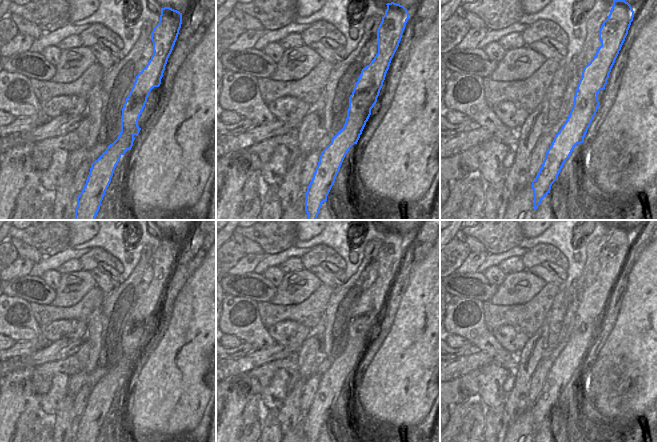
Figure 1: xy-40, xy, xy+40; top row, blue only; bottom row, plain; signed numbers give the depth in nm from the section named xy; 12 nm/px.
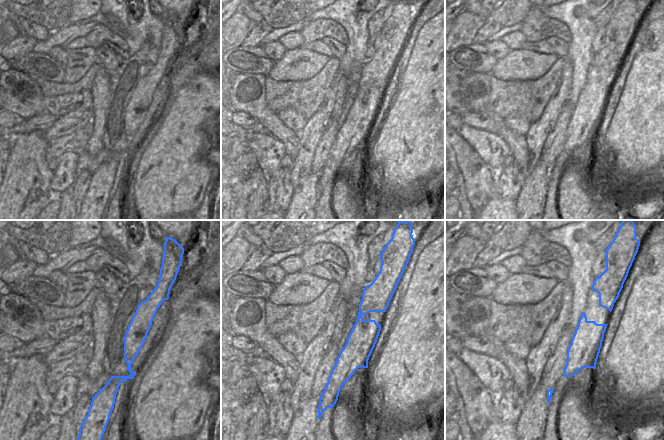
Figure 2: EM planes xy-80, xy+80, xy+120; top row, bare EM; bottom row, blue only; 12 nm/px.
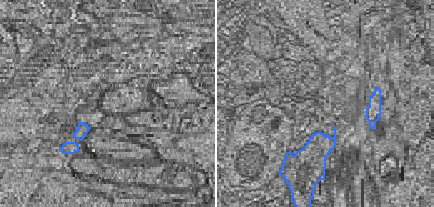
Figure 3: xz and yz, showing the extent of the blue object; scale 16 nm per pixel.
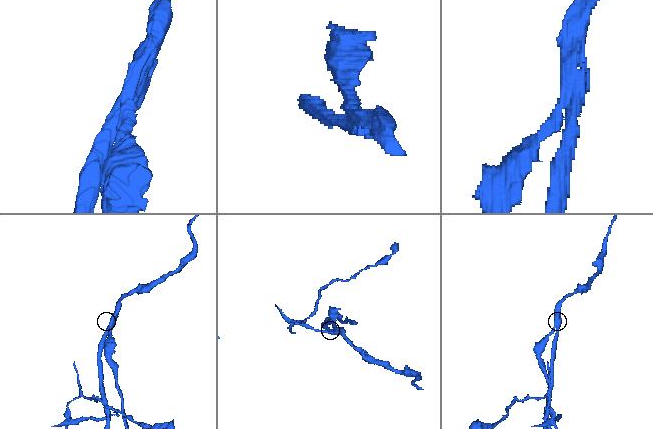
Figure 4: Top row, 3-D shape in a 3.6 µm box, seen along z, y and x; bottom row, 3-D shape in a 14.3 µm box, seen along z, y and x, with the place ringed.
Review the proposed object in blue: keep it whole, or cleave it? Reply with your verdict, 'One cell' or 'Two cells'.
Two cells.

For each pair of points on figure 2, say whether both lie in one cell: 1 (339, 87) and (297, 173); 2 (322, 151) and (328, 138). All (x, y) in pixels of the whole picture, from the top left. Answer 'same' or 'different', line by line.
1: same
2: same

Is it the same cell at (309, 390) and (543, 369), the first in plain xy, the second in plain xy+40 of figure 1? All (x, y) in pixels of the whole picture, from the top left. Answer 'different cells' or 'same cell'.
same cell

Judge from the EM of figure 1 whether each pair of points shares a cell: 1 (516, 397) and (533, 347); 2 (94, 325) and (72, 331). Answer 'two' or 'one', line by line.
1: one
2: two

